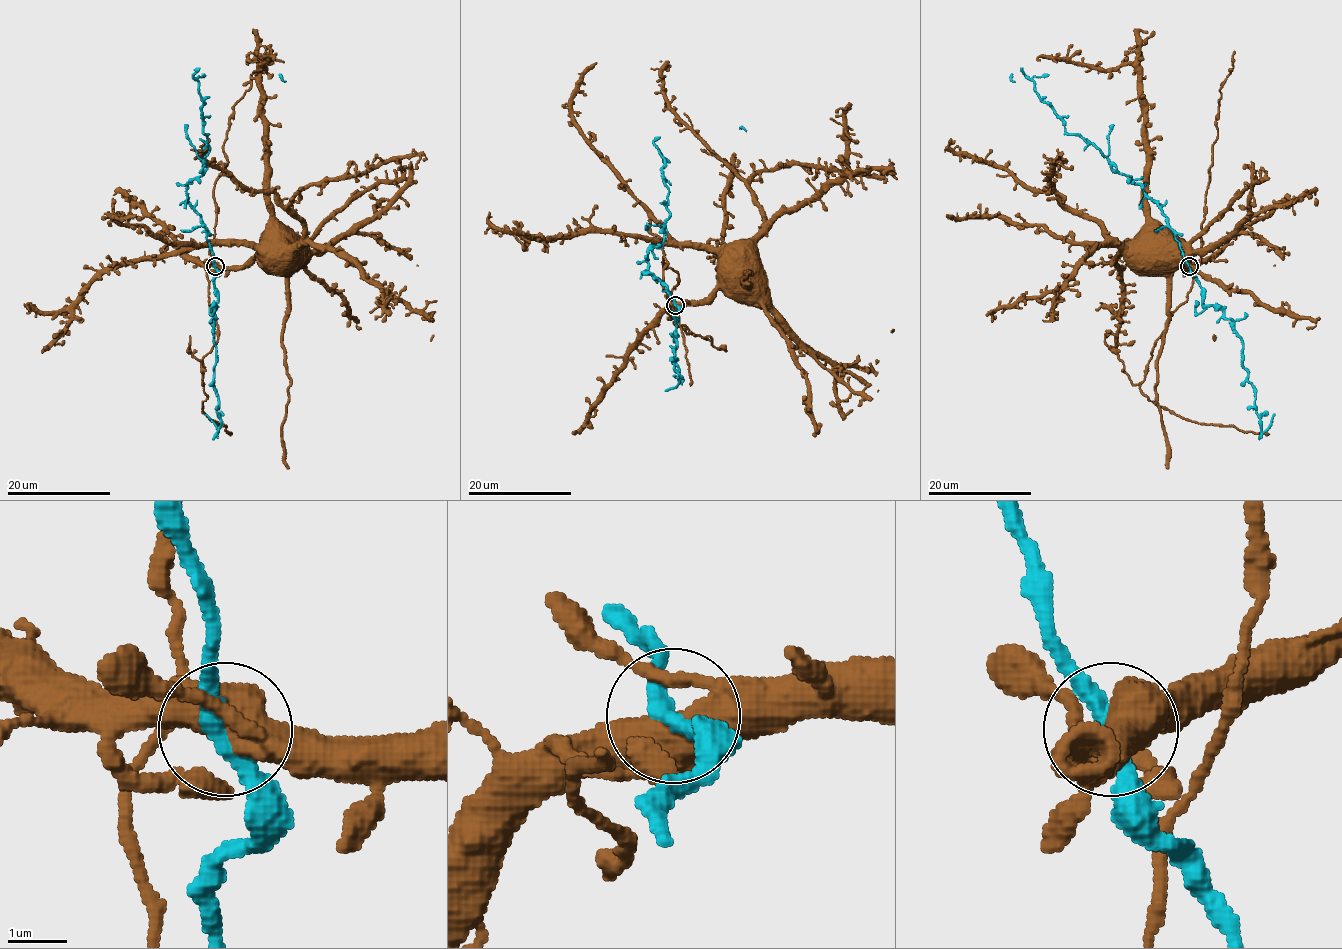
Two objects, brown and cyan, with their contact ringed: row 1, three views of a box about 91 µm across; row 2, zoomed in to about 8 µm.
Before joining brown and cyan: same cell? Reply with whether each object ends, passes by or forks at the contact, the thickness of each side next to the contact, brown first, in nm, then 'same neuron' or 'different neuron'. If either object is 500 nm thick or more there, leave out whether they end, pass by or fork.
brown forks there; cyan passes by; 480 nm thick on the brown side, 280 nm on the other; different neuron

